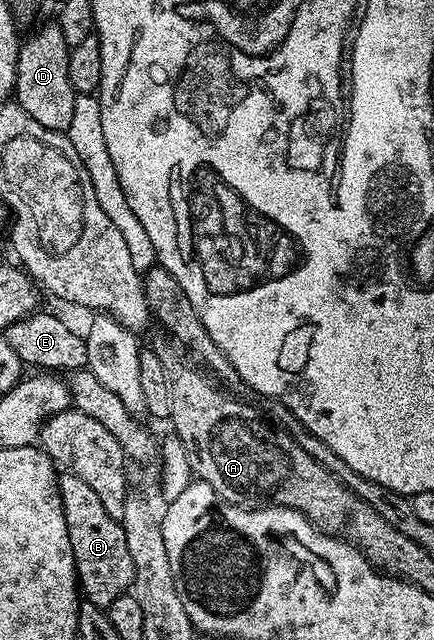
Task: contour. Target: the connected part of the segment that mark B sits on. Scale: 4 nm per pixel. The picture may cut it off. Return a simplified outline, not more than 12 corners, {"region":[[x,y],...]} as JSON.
{"region":[[60,477],[61,509],[88,603],[133,587],[121,521],[95,490]]}

